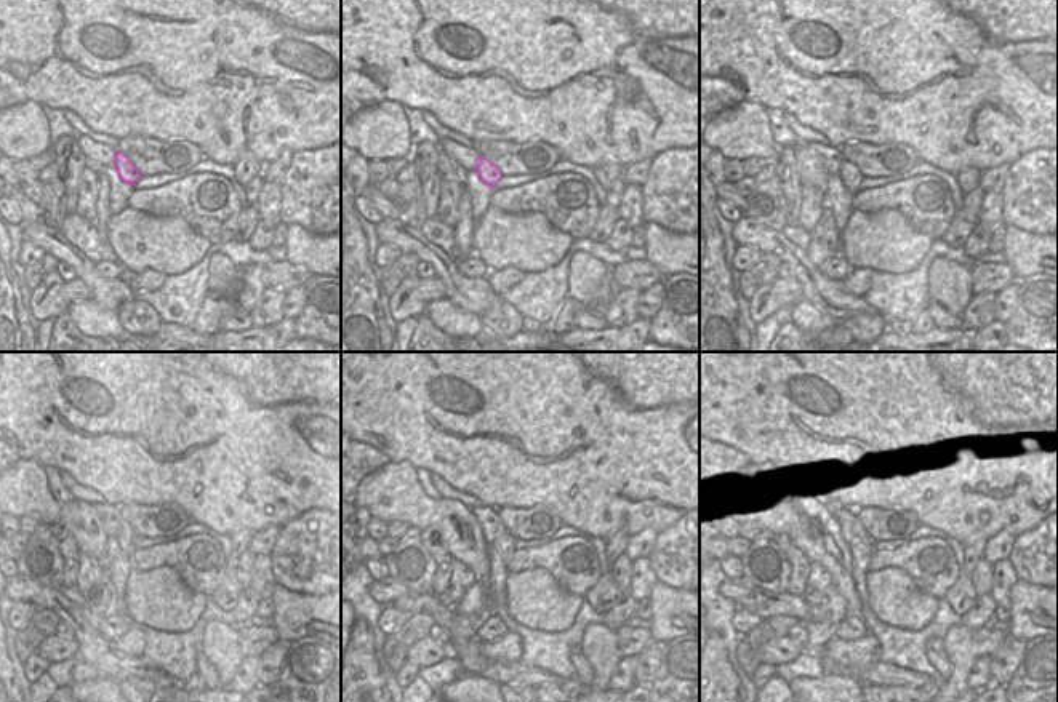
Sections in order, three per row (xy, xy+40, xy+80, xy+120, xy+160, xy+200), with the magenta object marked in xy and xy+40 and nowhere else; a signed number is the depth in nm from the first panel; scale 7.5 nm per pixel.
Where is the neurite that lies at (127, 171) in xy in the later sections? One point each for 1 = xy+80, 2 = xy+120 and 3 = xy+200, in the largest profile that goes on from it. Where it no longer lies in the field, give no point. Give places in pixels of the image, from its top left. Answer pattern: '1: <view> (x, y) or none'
1: xy+80 (850, 175)
2: xy+120 (128, 539)
3: xy+200 (852, 530)

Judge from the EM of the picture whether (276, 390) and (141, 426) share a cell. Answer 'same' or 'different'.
same

